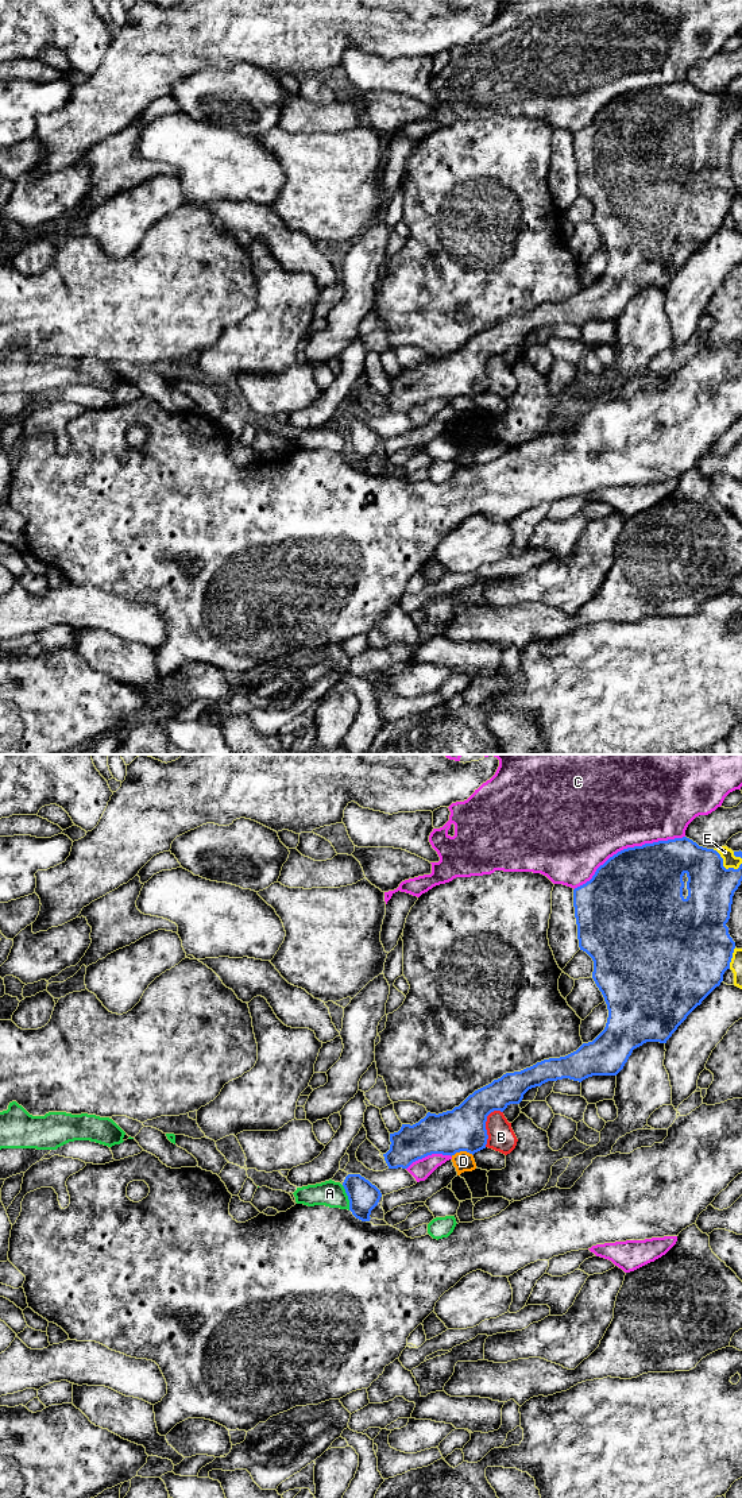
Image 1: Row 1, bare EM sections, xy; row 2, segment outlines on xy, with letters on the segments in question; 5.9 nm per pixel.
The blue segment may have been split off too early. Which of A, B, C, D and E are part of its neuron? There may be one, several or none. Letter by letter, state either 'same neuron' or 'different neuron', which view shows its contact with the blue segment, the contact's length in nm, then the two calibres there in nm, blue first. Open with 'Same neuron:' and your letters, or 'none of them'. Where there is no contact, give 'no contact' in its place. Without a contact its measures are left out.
Same neuron: none of them
A: different neuron; meets blue in xy; contact 160 nm long; 180 nm thick on the blue side, 160 nm on the other
B: different neuron; meets blue in xy; contact 240 nm long; 260 nm thick on the blue side, 160 nm on the other
C: different neuron; meets blue in xy; contact 750 nm long; 500 nm thick on the blue side, 500 nm on the other
D: different neuron; meets blue in xy; contact 140 nm long; 260 nm thick on the blue side, 120 nm on the other
E: different neuron; meets blue in xy; contact 200 nm long; 280 nm thick on the blue side, 80 nm on the other

